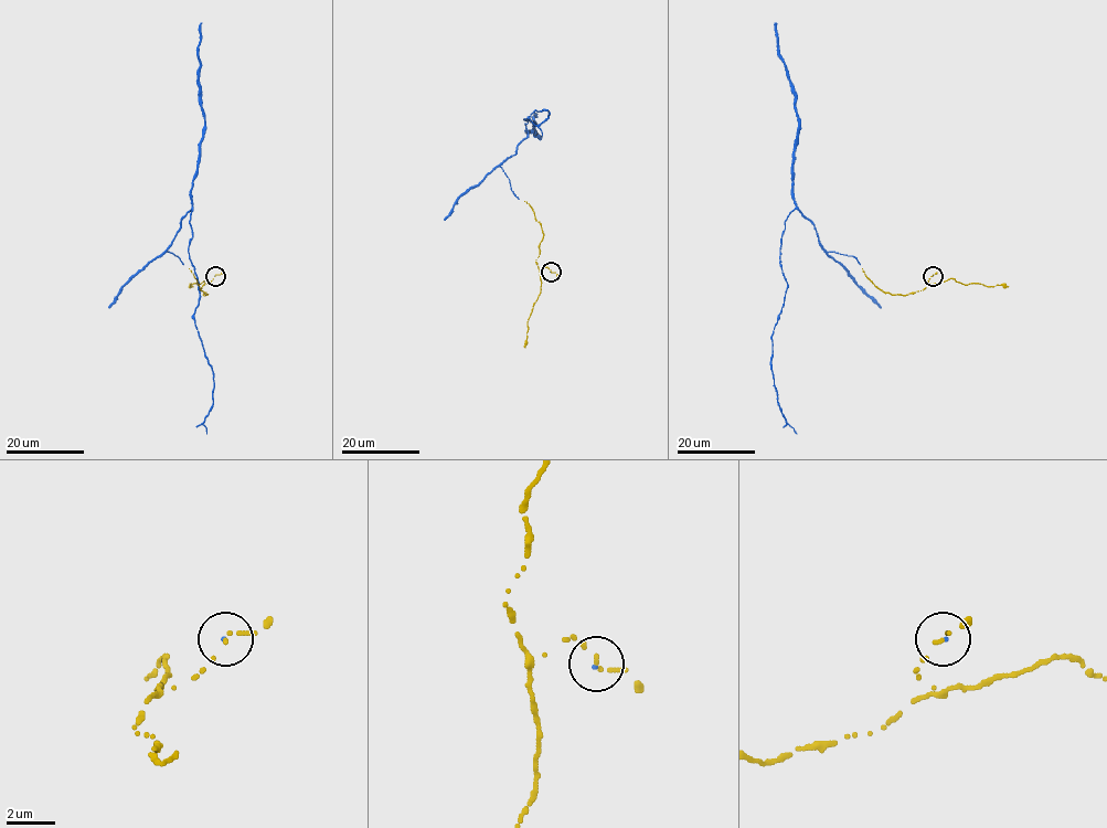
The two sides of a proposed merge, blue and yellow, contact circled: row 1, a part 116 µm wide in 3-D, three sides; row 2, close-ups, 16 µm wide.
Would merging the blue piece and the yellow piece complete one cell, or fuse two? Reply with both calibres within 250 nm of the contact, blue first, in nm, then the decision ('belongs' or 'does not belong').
70/100 nm | belongs

